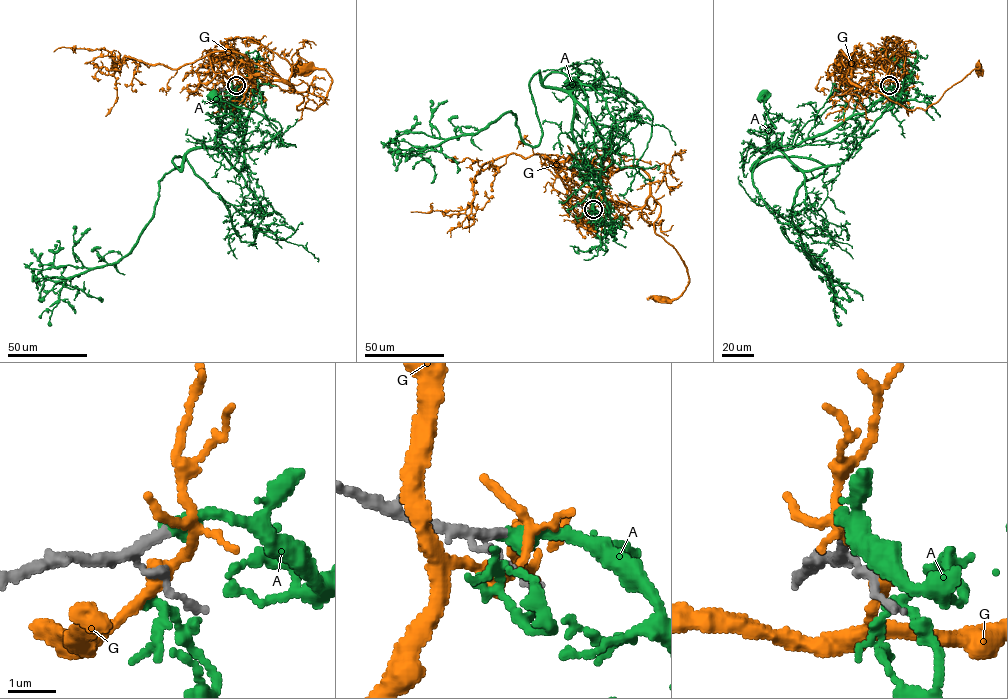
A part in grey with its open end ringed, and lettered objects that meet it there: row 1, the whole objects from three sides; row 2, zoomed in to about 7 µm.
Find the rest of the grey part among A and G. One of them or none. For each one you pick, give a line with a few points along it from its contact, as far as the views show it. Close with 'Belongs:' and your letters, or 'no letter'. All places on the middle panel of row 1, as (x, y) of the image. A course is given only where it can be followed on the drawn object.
A: course (592, 209), (601, 211), (593, 195), (599, 176), (572, 131), (571, 92), (600, 86), (576, 90), (569, 81)
Belongs: A

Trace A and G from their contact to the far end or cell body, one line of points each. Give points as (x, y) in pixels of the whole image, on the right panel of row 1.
A: (889, 85), (893, 86), (868, 111), (785, 149), (770, 147), (764, 127), (764, 114), (770, 107), (761, 95)
G: (890, 87), (876, 89), (867, 81), (853, 85), (846, 81), (882, 93), (906, 109), (925, 110), (979, 68)

